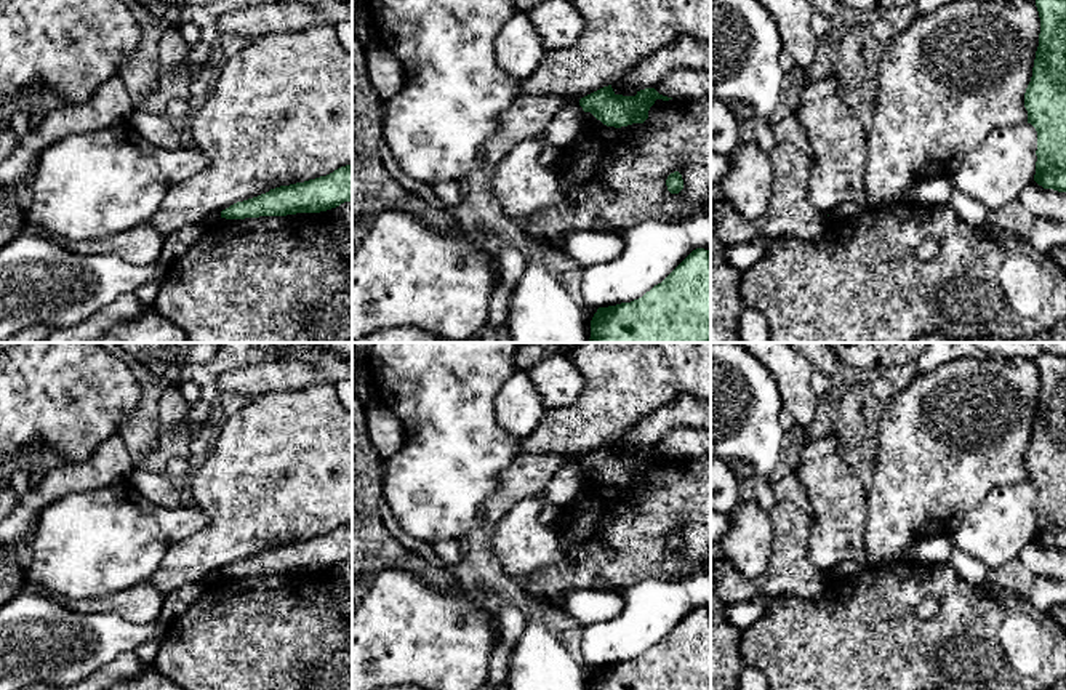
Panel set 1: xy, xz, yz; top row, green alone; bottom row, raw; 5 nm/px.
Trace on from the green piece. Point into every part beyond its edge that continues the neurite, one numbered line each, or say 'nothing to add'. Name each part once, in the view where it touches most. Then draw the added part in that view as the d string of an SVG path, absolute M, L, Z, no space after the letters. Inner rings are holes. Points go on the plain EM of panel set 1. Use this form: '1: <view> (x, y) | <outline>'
nothing to add

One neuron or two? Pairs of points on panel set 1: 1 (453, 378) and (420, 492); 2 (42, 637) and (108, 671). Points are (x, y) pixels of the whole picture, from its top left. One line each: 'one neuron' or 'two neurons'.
1: one neuron
2: two neurons

